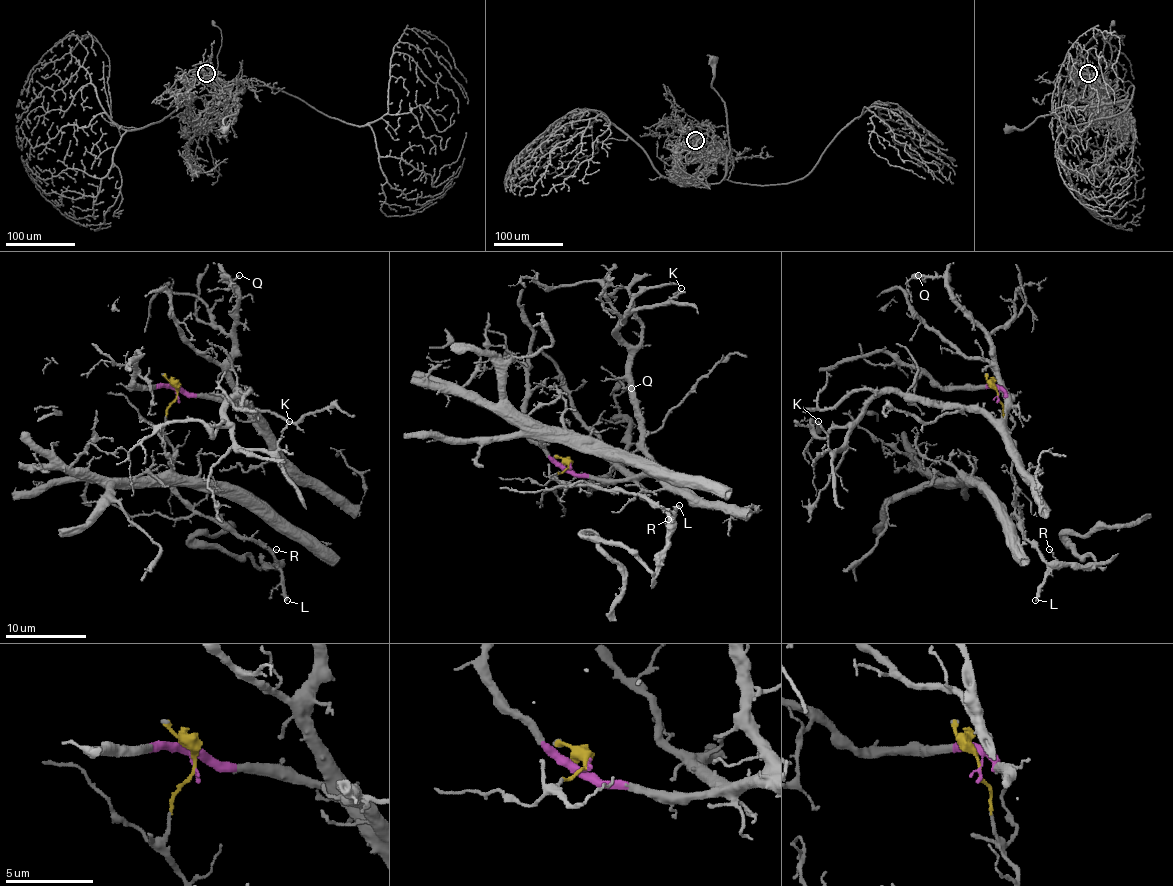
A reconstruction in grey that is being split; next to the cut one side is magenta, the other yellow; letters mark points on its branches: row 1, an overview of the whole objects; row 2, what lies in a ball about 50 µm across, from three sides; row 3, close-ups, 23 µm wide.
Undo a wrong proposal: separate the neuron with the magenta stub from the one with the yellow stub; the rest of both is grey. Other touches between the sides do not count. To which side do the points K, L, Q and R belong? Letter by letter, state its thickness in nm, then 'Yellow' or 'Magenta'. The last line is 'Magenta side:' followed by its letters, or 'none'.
K: Thickness 130 nm. Magenta
L: Thickness 340 nm. Yellow
Q: Thickness 150 nm. Magenta
R: Thickness 120 nm. Yellow
Magenta side: K, Q

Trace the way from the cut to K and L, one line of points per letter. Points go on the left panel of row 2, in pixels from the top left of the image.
K: (177, 394), (232, 400), (260, 418), (238, 392), (226, 408), (226, 424), (242, 449), (274, 451), (288, 420)
L: (177, 394), (165, 420), (165, 437), (173, 449), (173, 489), (197, 511), (226, 521), (274, 558), (286, 600)

